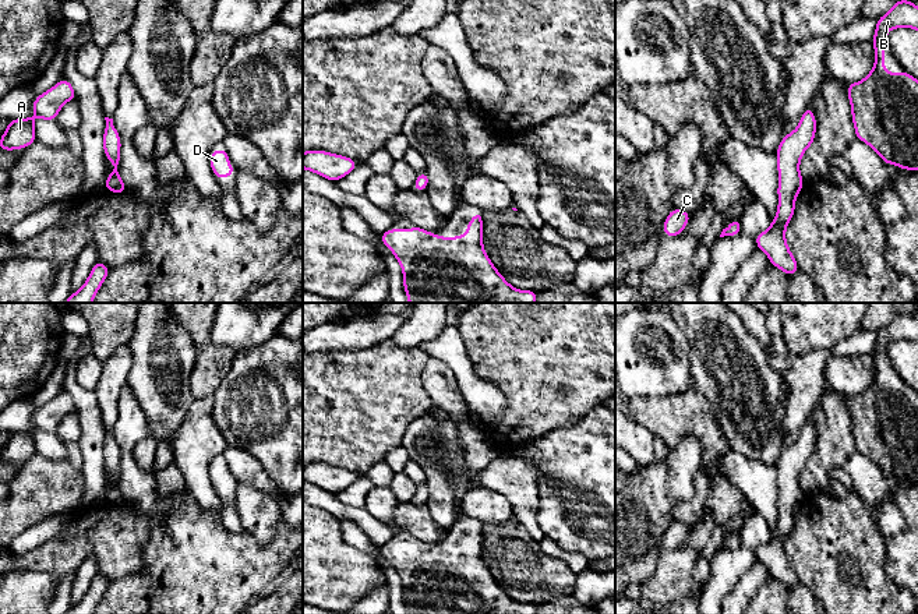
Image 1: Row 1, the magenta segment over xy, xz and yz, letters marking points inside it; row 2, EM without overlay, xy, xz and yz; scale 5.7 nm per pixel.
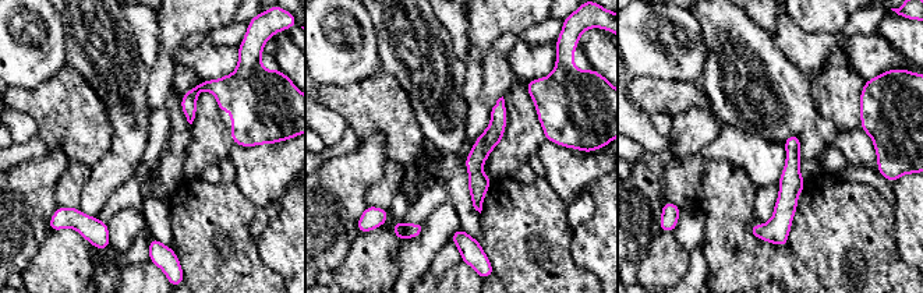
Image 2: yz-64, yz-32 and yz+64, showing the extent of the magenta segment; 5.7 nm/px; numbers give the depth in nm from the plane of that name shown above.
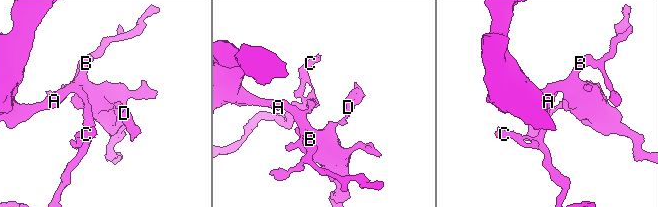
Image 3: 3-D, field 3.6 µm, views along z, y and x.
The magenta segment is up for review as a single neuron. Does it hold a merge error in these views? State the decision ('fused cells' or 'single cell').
single cell

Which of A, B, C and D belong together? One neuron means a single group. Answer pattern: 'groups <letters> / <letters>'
groups A B C D

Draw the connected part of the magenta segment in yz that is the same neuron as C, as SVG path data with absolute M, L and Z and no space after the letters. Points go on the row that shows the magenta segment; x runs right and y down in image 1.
M671 209L667 219L663 223L663 233L668 237L679 236L688 225L691 215L692 214L688 214L684 209Z

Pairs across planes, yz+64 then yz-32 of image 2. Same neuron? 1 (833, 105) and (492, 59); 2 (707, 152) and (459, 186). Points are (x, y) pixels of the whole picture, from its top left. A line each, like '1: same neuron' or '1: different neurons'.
1: different neurons
2: same neuron

